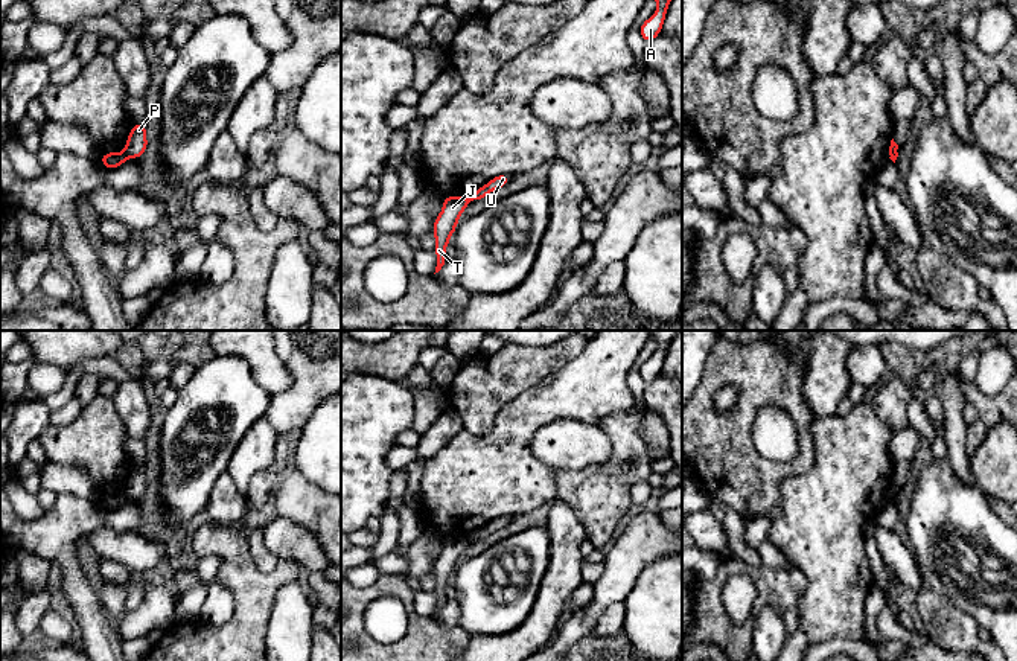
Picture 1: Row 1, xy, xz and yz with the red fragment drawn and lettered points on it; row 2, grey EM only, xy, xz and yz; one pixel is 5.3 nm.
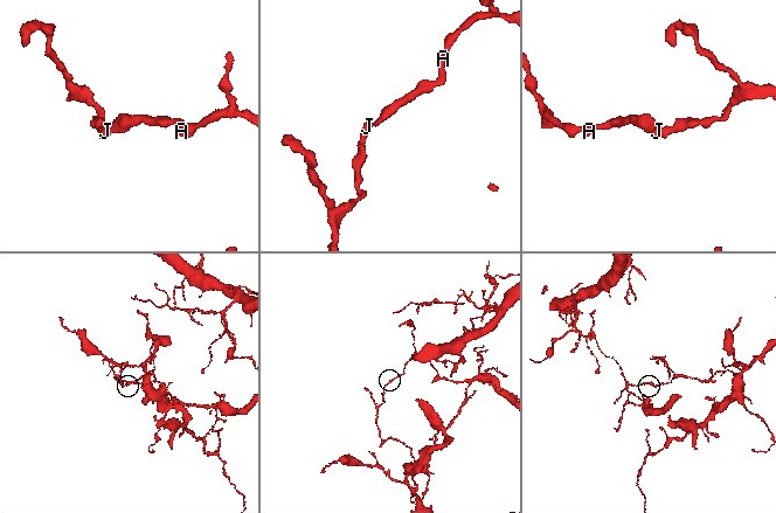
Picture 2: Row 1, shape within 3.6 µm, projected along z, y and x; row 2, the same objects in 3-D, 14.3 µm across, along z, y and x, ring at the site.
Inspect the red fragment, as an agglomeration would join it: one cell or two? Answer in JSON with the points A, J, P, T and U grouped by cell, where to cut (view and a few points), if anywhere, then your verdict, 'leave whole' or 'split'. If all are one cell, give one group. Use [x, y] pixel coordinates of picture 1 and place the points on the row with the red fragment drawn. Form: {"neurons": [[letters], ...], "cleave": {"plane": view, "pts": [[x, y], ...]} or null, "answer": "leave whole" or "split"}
{"neurons": [["A", "P", "U"], ["J", "T"]], "cleave": {"plane": "xy", "pts": [[124, 153], [128, 157]]}, "answer": "split"}

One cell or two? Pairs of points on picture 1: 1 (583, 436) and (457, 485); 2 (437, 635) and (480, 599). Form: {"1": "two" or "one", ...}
{"1": "two", "2": "two"}

